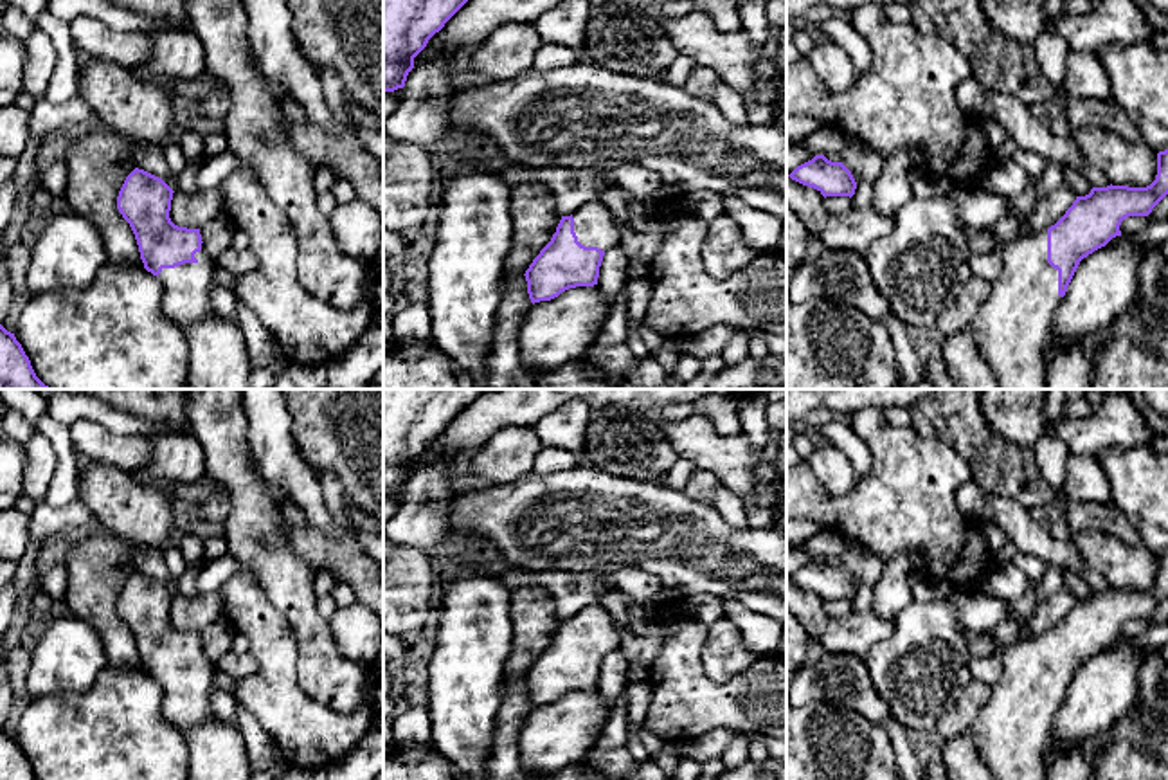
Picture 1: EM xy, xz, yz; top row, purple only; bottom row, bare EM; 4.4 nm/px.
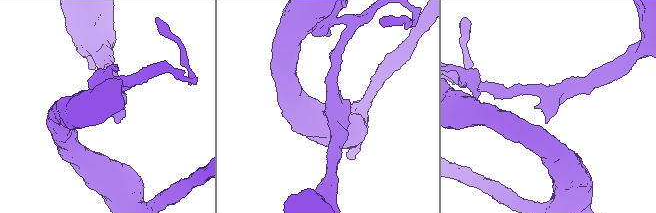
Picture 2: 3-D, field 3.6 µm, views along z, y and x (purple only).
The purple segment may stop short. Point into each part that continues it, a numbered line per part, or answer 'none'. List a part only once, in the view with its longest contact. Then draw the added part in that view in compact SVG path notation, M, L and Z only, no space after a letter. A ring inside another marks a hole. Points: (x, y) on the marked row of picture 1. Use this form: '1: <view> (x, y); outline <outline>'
1: yz (1010, 328); outline M1047 229L1002 245L1004 267L970 330L981 357L997 378L997 389L1044 389L1044 346L1062 297L1058 270L1047 263Z

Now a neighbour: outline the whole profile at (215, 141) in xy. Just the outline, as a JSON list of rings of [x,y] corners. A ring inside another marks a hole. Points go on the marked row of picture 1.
[[[205,126],[203,151],[198,159],[189,160],[187,166],[178,175],[178,189],[193,193],[198,189],[196,177],[198,171],[218,153],[229,148],[225,132],[216,130],[214,126]]]

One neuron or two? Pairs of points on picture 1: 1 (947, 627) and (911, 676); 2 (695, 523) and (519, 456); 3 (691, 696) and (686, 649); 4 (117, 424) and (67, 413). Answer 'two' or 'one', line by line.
1: one
2: two
3: one
4: one

